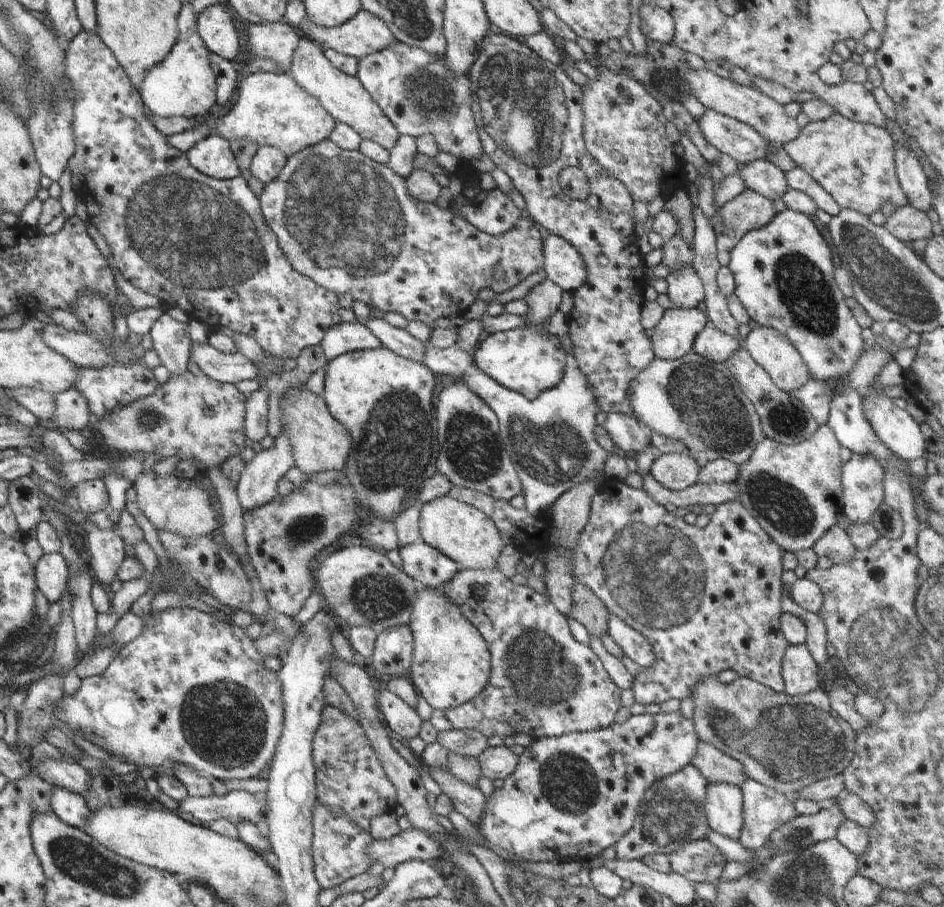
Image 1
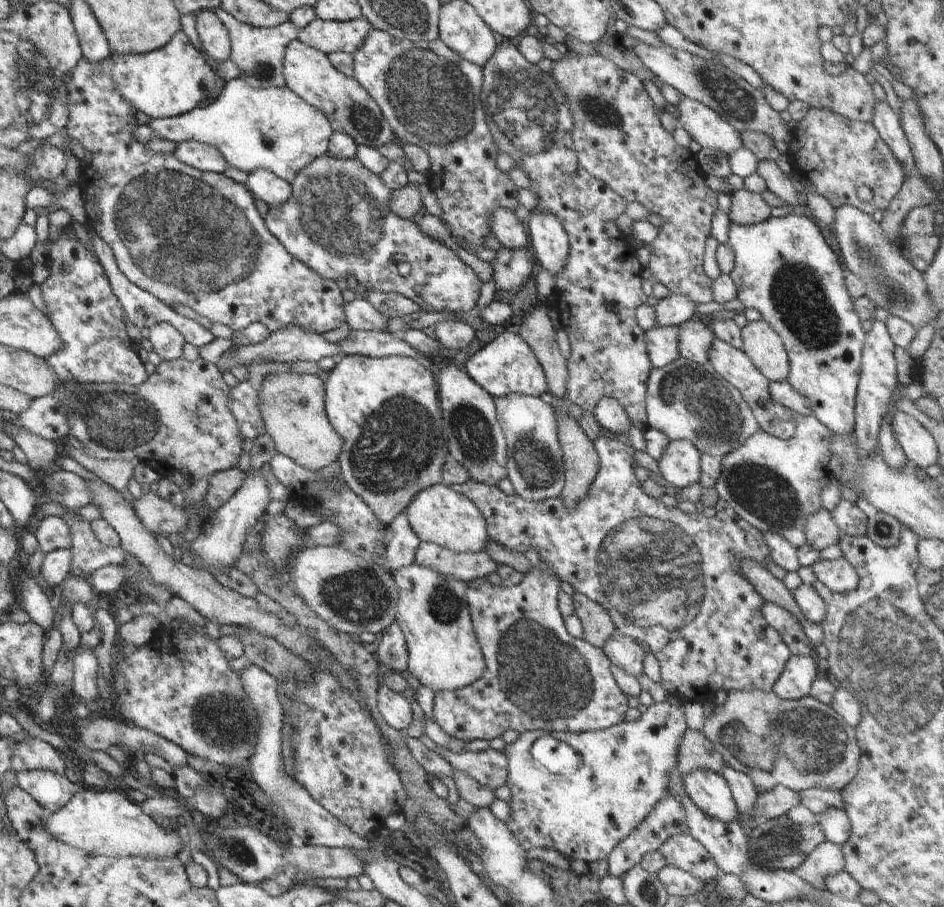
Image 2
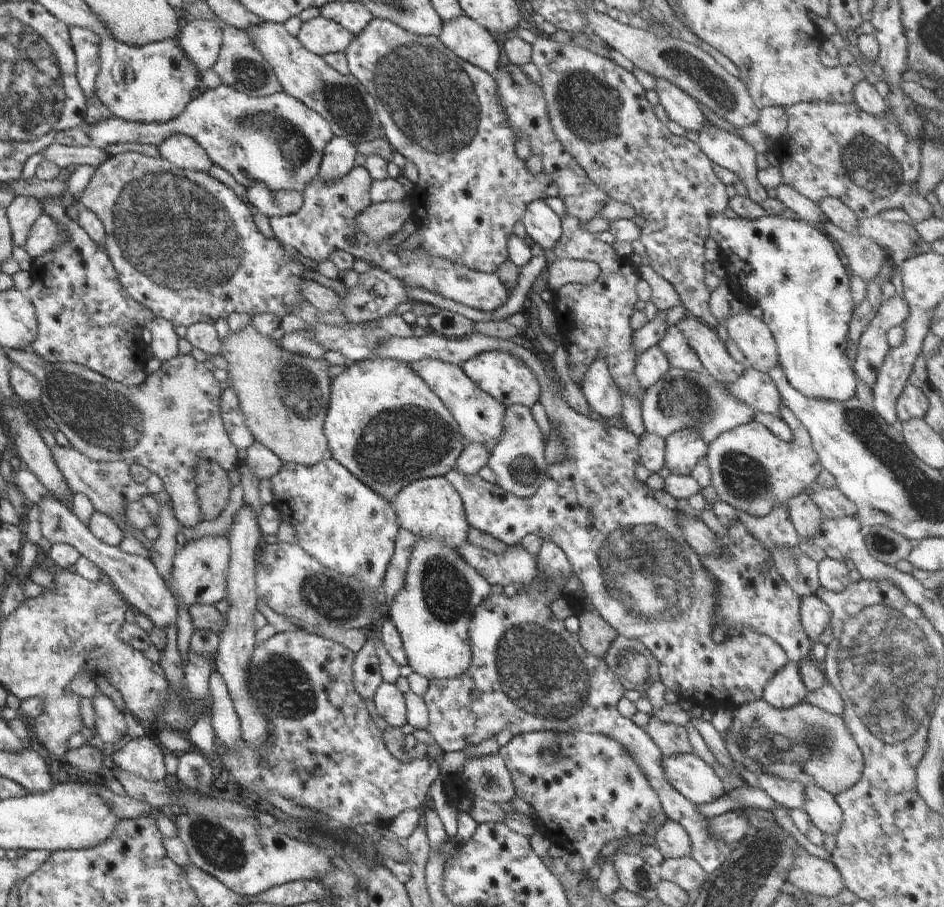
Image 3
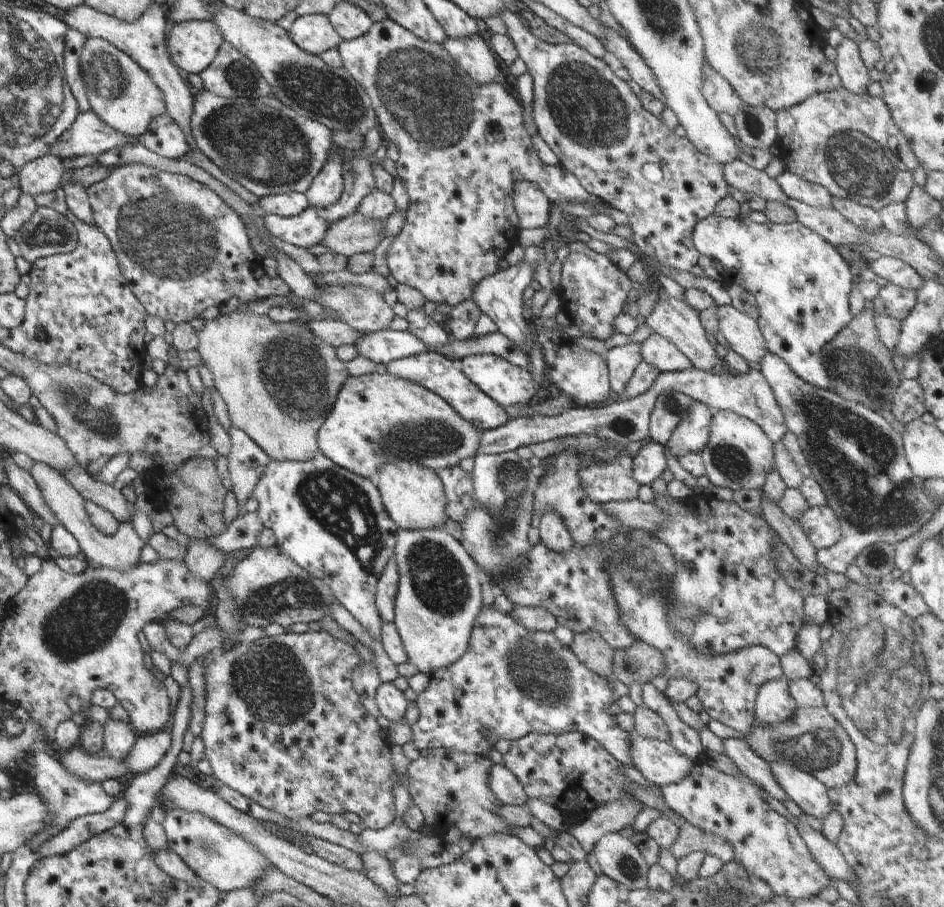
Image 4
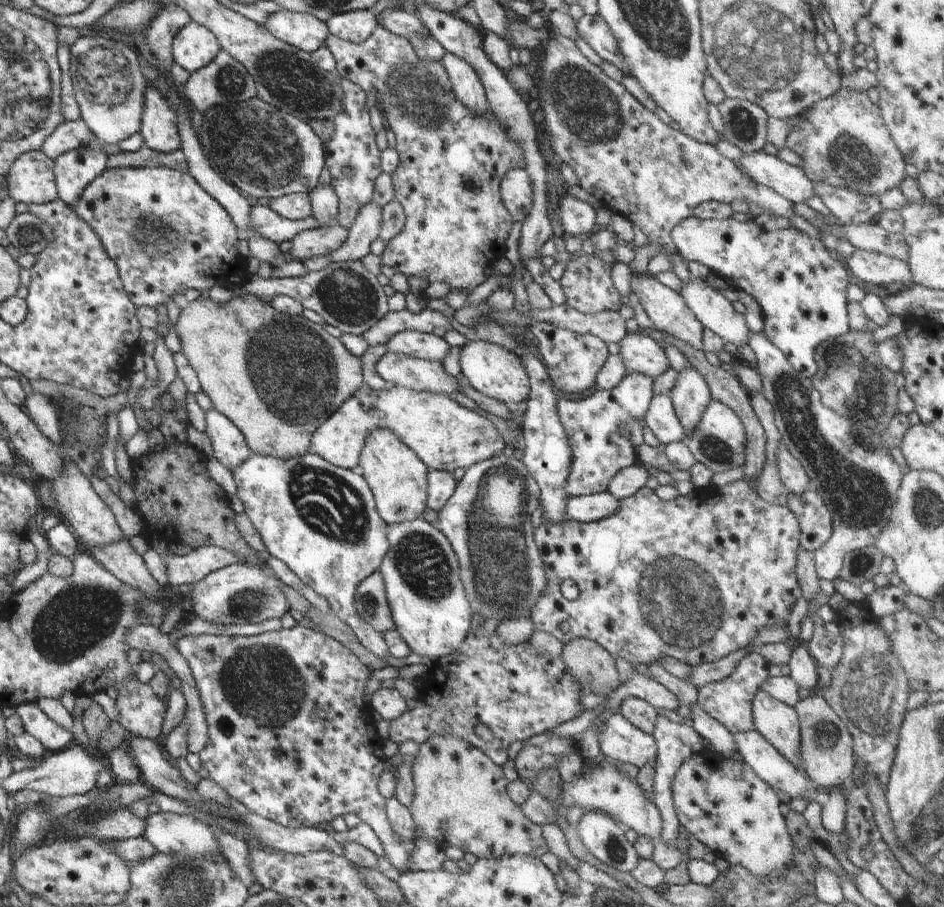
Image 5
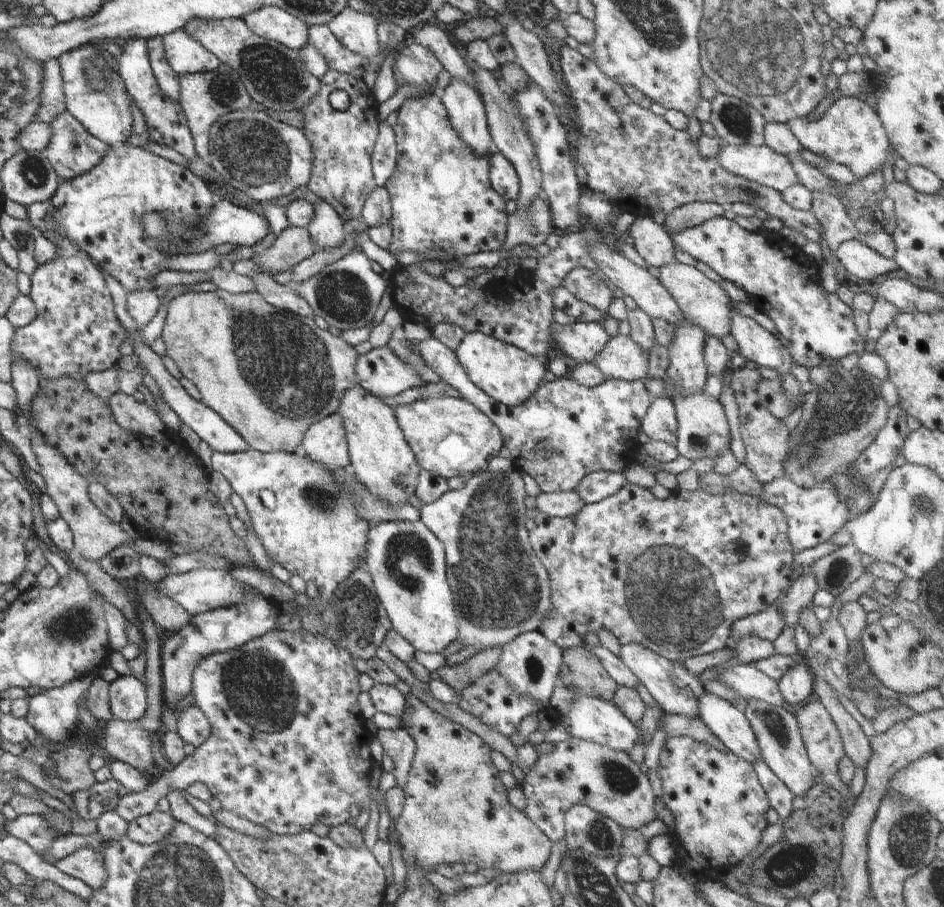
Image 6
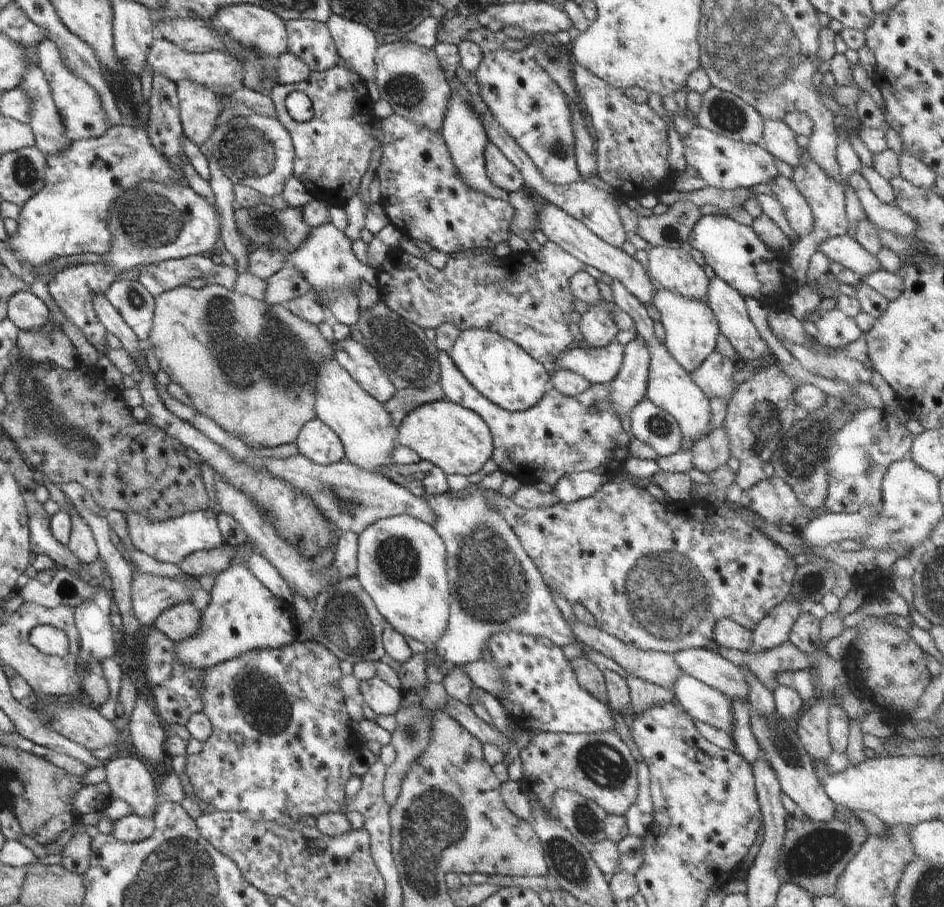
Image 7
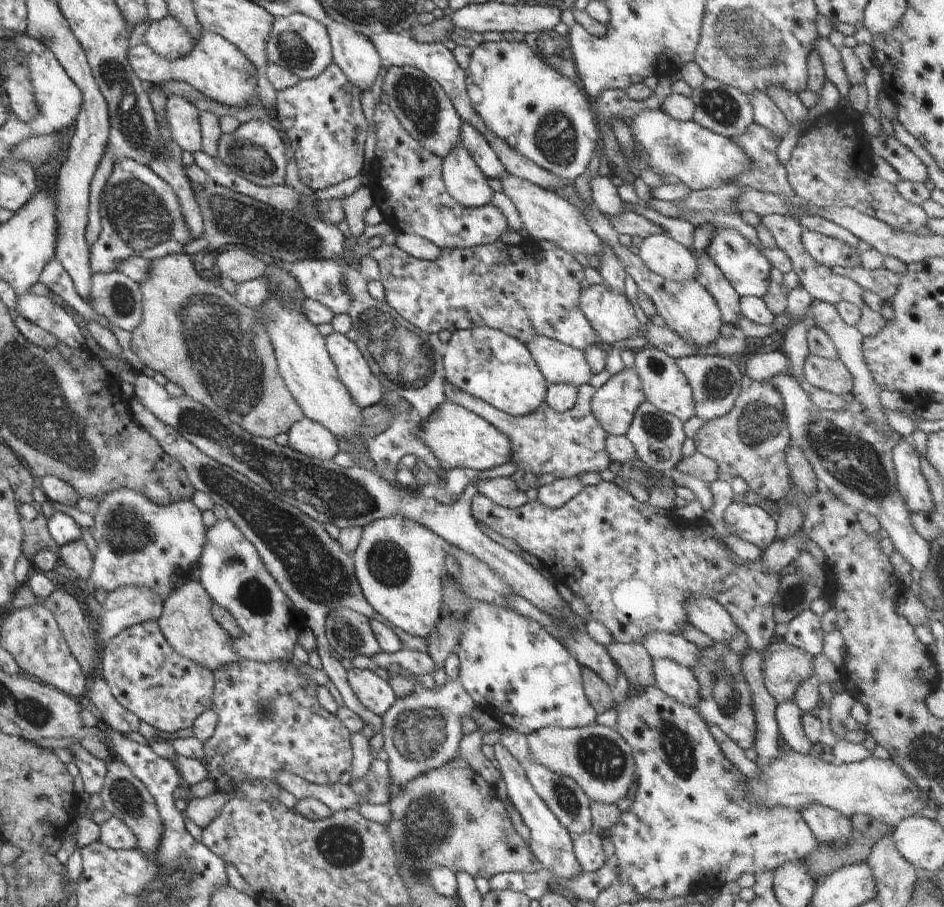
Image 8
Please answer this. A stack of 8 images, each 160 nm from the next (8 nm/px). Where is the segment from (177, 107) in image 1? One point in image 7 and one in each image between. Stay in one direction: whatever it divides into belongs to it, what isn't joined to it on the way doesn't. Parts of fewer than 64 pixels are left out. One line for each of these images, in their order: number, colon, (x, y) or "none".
2: (170, 81)
3: (153, 83)
4: (123, 95)
5: (110, 85)
6: (95, 94)
7: (82, 112)

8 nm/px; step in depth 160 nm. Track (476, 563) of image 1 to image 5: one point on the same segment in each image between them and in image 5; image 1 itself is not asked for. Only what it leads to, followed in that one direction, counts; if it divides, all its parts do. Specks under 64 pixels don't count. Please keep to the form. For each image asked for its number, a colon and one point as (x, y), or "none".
2: (438, 515)
3: (431, 507)
4: (413, 495)
5: (398, 478)

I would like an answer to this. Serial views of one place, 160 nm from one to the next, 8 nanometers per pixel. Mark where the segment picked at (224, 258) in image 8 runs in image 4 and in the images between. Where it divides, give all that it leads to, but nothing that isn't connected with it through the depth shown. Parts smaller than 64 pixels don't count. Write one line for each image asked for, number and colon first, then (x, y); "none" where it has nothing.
4: (355, 234)
5: (316, 242)
6: (294, 244)
7: (264, 263)

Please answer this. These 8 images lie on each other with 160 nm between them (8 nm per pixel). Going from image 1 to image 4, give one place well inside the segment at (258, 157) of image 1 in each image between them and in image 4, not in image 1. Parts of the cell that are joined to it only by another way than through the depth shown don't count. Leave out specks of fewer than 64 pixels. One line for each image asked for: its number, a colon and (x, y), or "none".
2: (263, 184)
3: (272, 203)
4: (293, 203)

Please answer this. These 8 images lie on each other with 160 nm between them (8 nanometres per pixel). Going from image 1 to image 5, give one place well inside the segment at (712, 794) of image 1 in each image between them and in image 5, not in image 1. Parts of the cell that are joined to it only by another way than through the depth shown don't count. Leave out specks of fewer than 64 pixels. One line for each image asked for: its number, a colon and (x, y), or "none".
2: (709, 791)
3: (693, 778)
4: (659, 762)
5: (619, 739)

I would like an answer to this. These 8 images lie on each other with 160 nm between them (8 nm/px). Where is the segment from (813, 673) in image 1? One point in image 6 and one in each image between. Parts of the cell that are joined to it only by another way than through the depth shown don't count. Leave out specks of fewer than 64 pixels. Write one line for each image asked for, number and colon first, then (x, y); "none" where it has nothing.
2: (795, 682)
3: (785, 689)
4: (774, 704)
5: (778, 723)
6: (777, 731)

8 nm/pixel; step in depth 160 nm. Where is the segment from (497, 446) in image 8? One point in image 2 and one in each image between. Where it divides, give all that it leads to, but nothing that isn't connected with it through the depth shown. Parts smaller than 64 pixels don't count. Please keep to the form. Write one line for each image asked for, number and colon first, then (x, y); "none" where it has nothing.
2: (386, 409)
3: (384, 424)
4: (378, 416)
5: (444, 435)
6: (450, 437)
7: (457, 440)

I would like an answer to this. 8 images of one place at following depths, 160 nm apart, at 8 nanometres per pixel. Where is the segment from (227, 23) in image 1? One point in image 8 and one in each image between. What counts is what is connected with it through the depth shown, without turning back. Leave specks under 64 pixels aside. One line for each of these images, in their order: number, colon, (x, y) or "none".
2: (216, 42)
3: (201, 39)
4: (192, 45)
5: (194, 46)
6: (183, 52)
7: (214, 69)
8: (215, 67)

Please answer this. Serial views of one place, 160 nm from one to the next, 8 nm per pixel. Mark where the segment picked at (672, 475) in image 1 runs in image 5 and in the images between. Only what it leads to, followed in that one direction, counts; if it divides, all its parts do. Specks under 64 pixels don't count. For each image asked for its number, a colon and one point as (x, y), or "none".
2: (679, 465)
3: (683, 449)
4: (690, 436)
5: (691, 395)

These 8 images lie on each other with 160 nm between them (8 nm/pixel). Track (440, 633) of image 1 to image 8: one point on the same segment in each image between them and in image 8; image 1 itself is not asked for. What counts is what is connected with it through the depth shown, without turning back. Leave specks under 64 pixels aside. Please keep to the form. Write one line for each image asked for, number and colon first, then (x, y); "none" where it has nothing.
2: (444, 655)
3: (431, 612)
4: (439, 595)
5: (427, 598)
6: (406, 560)
7: (401, 561)
8: (399, 563)

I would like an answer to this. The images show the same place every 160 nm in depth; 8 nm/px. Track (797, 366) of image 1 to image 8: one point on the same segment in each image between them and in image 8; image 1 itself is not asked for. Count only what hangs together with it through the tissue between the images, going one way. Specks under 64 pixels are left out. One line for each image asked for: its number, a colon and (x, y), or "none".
2: (763, 345)
3: (753, 337)
4: (743, 334)
5: (713, 310)
6: (703, 301)
7: (675, 269)
8: (662, 254)

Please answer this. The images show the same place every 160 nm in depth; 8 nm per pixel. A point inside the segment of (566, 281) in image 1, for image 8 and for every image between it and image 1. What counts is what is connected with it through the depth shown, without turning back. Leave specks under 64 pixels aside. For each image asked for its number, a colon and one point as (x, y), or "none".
2: (550, 244)
3: (543, 226)
4: (532, 206)
5: (516, 187)
6: (502, 175)
7: (500, 171)
8: (492, 167)

